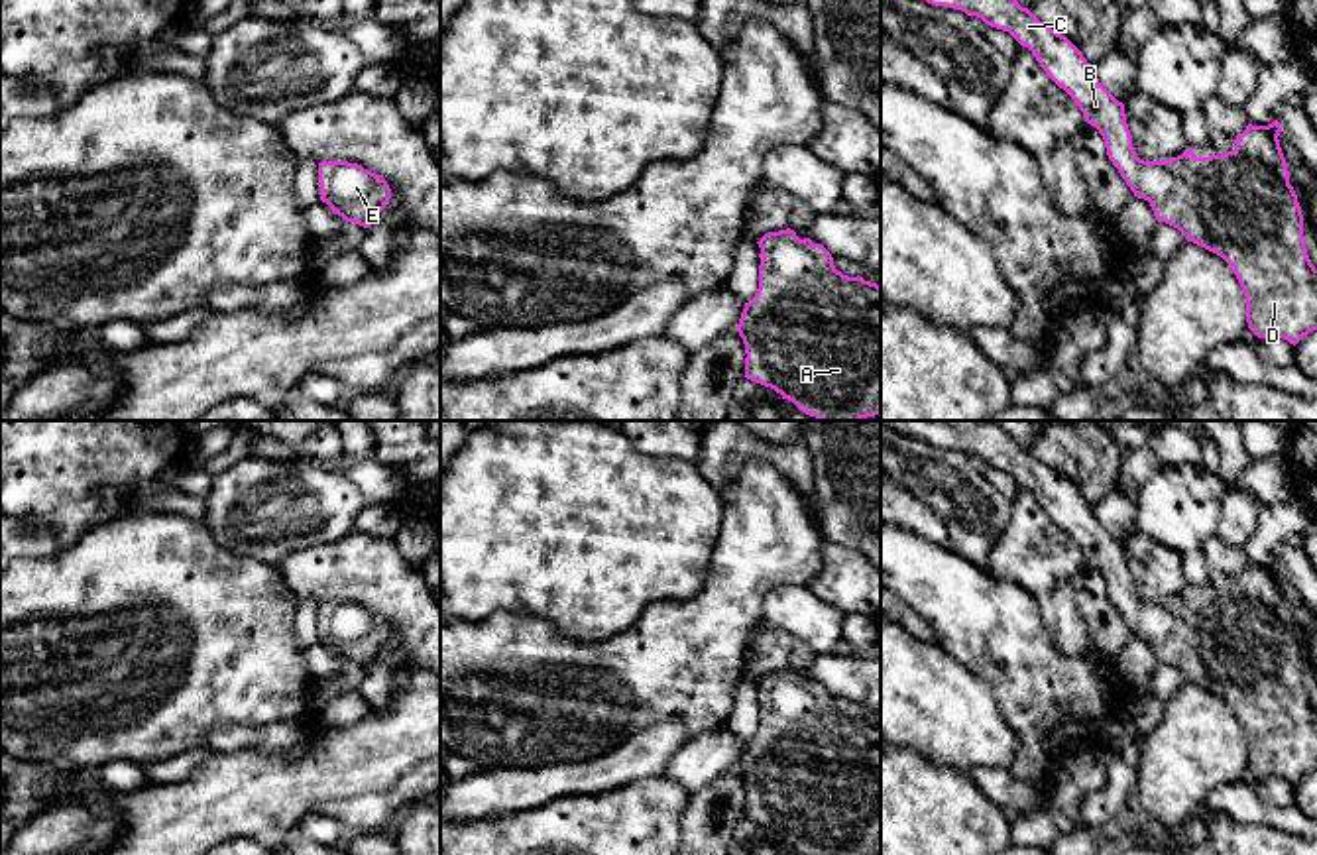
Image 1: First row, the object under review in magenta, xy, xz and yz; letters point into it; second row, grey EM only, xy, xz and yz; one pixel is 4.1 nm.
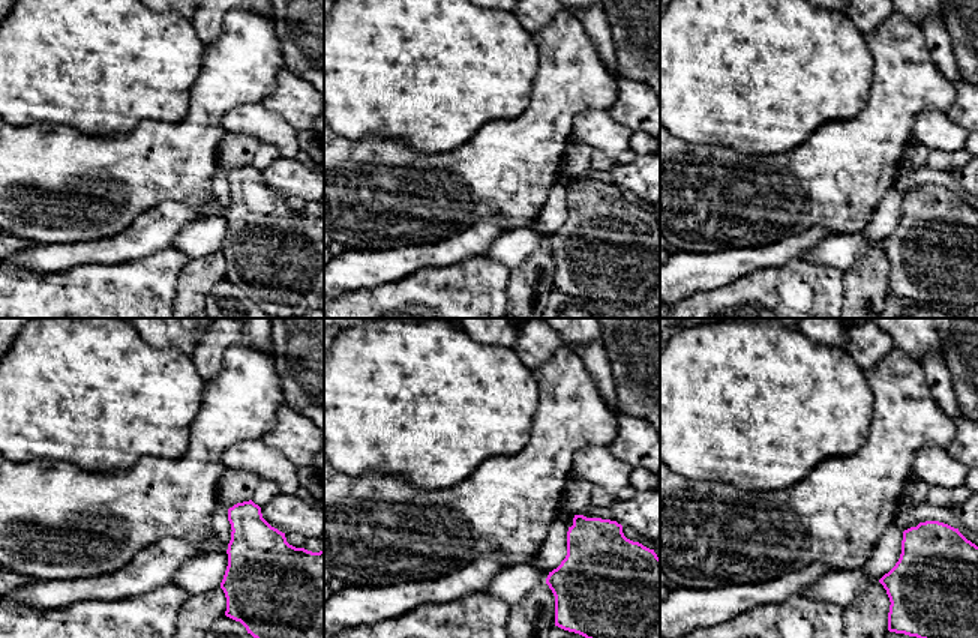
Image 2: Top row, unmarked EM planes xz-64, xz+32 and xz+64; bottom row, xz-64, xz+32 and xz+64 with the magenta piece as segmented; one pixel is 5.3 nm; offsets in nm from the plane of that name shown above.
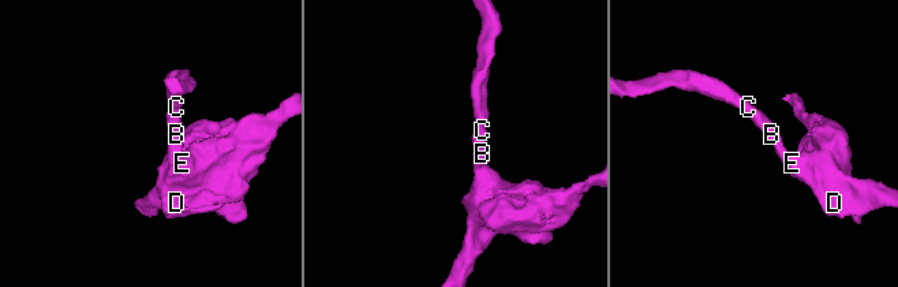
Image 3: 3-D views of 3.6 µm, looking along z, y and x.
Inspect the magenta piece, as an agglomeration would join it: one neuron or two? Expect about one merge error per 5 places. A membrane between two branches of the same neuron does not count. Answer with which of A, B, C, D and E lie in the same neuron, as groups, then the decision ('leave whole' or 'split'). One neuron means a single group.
A B C D E; leave whole

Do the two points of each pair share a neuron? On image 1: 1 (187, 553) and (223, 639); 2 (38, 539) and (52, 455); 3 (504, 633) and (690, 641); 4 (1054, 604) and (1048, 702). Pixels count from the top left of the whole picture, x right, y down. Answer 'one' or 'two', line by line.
1: one
2: two
3: one
4: two

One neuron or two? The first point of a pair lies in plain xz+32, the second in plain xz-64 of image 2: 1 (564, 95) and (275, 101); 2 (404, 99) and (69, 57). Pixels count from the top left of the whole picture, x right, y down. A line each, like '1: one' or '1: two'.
1: two
2: one

